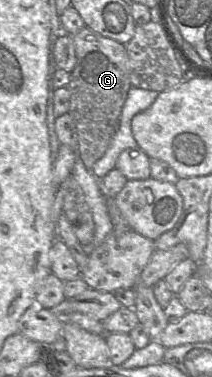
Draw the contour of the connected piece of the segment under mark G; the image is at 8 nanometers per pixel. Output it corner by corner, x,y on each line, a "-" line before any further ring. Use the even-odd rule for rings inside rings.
86,26
71,36
77,63
66,86
71,94
69,113
77,128
78,155
86,168
91,170
94,163
103,157
119,128
122,109
132,87
129,61
125,45
105,38

